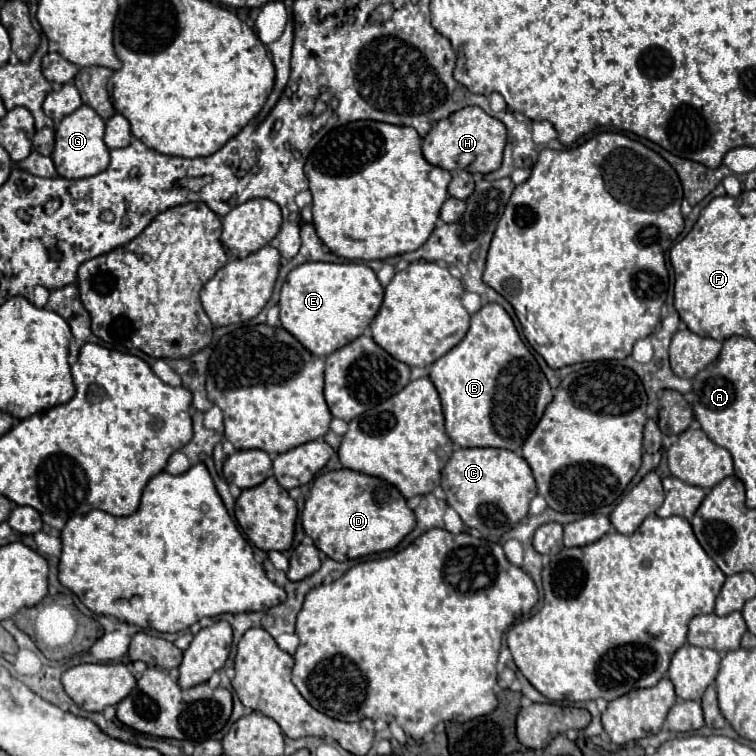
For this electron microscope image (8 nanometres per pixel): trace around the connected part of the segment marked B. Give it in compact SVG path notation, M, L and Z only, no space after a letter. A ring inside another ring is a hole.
M497 303L483 305L475 315L471 315L471 327L463 341L431 365L429 377L437 387L443 403L447 435L457 447L501 447L509 451L519 451L539 423L545 407L553 399L553 391L539 363L521 341L509 313Z

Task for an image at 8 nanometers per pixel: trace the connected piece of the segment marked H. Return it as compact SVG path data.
M465 107L447 119L441 119L427 133L423 139L423 155L431 165L443 167L447 171L465 169L469 173L491 173L501 167L505 137L507 129L499 119L487 115L481 107Z

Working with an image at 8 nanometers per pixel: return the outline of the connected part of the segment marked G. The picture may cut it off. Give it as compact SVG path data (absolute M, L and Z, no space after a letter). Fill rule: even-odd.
M81 105L77 111L67 115L55 131L55 149L51 159L57 173L67 179L83 179L105 171L109 165L109 149L103 141L103 131L105 121L87 105Z

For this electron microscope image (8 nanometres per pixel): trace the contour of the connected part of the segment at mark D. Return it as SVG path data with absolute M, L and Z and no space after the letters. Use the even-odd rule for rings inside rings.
M339 469L315 477L301 523L317 549L335 561L347 561L395 549L413 531L415 513L407 507L405 497L395 485L383 485L377 477Z

